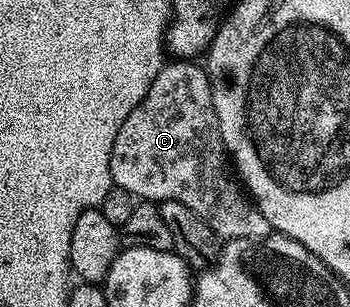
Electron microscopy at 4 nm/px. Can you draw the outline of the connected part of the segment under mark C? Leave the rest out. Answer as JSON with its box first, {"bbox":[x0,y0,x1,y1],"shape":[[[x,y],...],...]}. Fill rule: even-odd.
{"bbox":[110,60,273,240],"shape":[[[192,60],[169,61],[154,76],[154,84],[150,84],[138,108],[126,116],[110,152],[113,187],[153,204],[178,200],[178,204],[186,204],[221,240],[263,240],[273,233],[272,225],[234,173],[218,128],[207,69],[196,64]]]}

